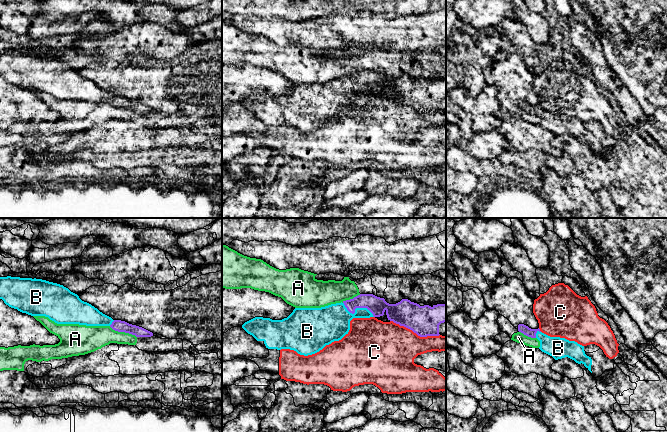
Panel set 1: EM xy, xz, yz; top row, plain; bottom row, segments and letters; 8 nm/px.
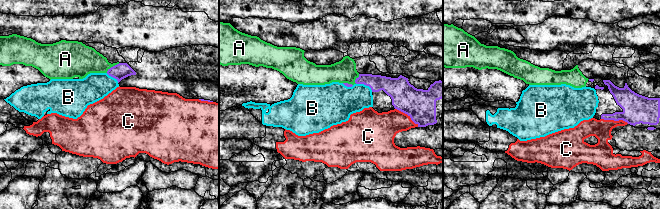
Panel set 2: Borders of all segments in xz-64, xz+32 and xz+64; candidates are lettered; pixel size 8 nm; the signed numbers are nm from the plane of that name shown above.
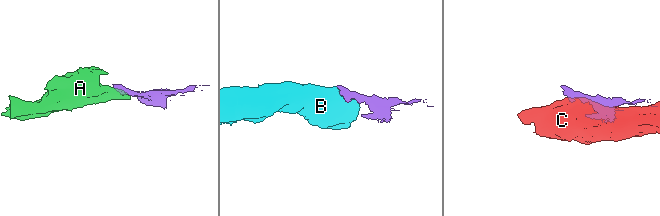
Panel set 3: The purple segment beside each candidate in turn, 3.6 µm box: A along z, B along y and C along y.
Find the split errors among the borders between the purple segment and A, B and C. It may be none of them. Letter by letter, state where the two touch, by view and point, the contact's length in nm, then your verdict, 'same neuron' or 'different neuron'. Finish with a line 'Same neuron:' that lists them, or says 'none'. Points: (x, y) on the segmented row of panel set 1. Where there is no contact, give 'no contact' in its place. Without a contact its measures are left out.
A: contact xy (123, 331); length 240 nm; different neuron
B: contact xz (356, 307); length 280 nm; same neuron
C: contact xz (415, 332); length 420 nm; different neuron
Same neuron: B

